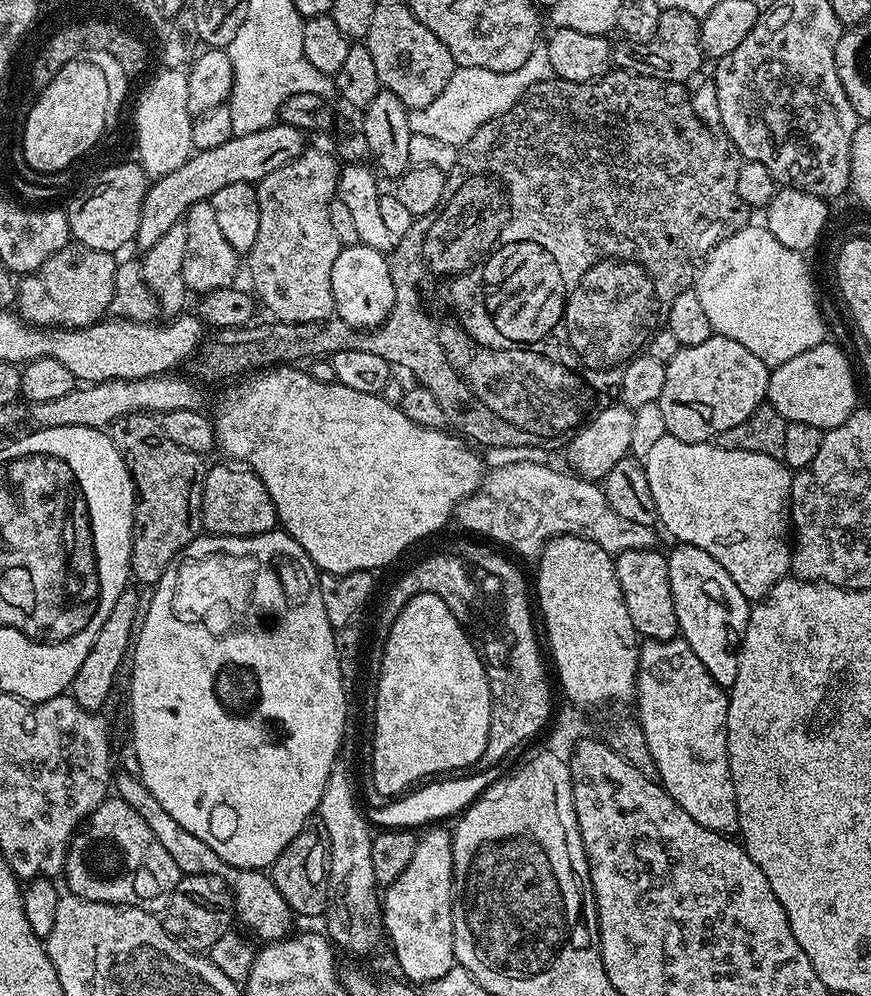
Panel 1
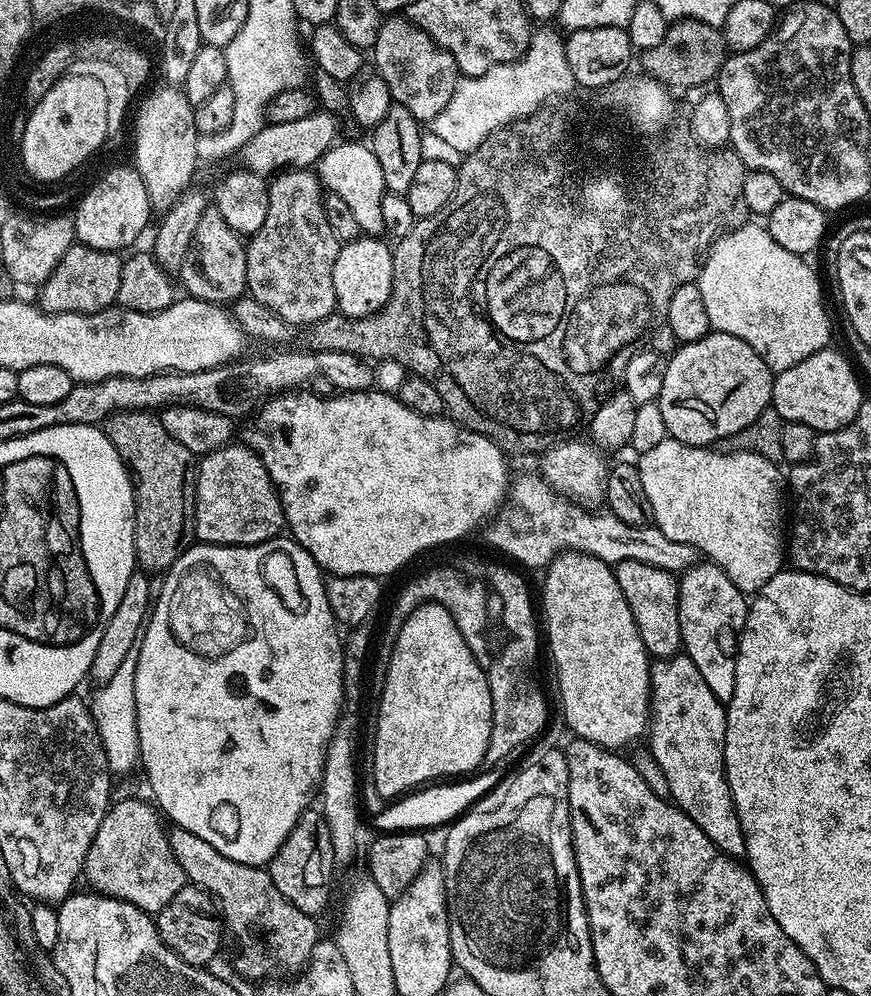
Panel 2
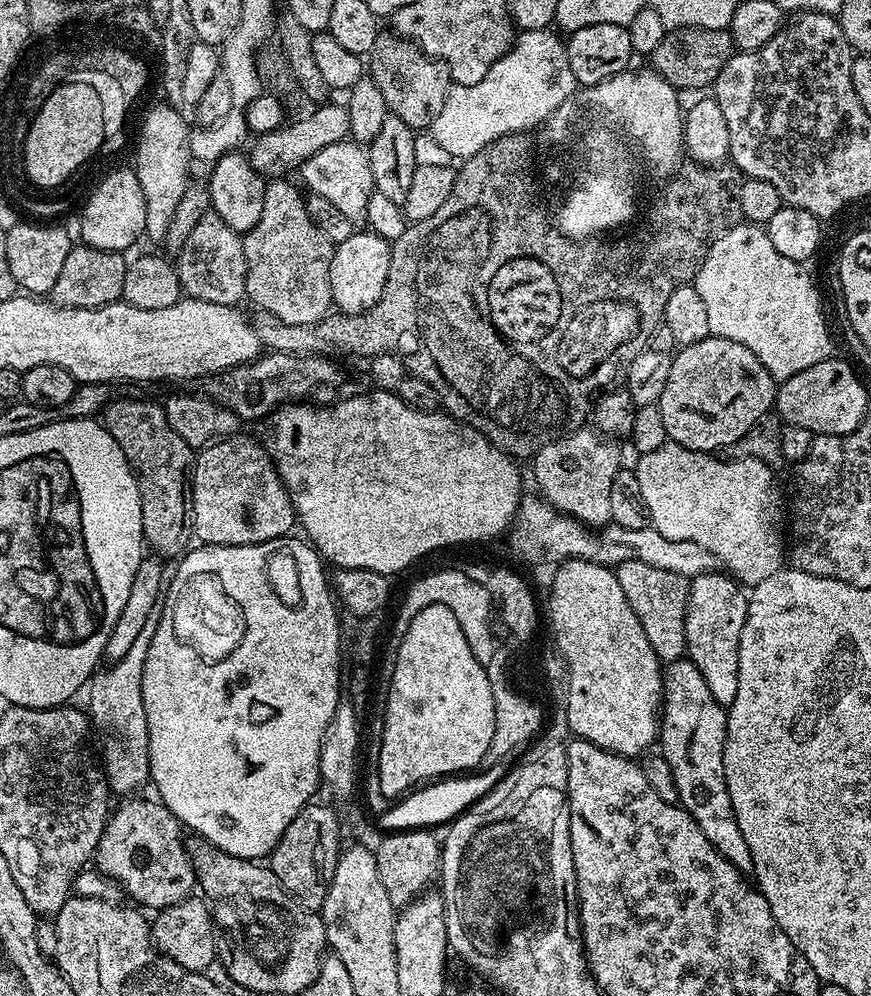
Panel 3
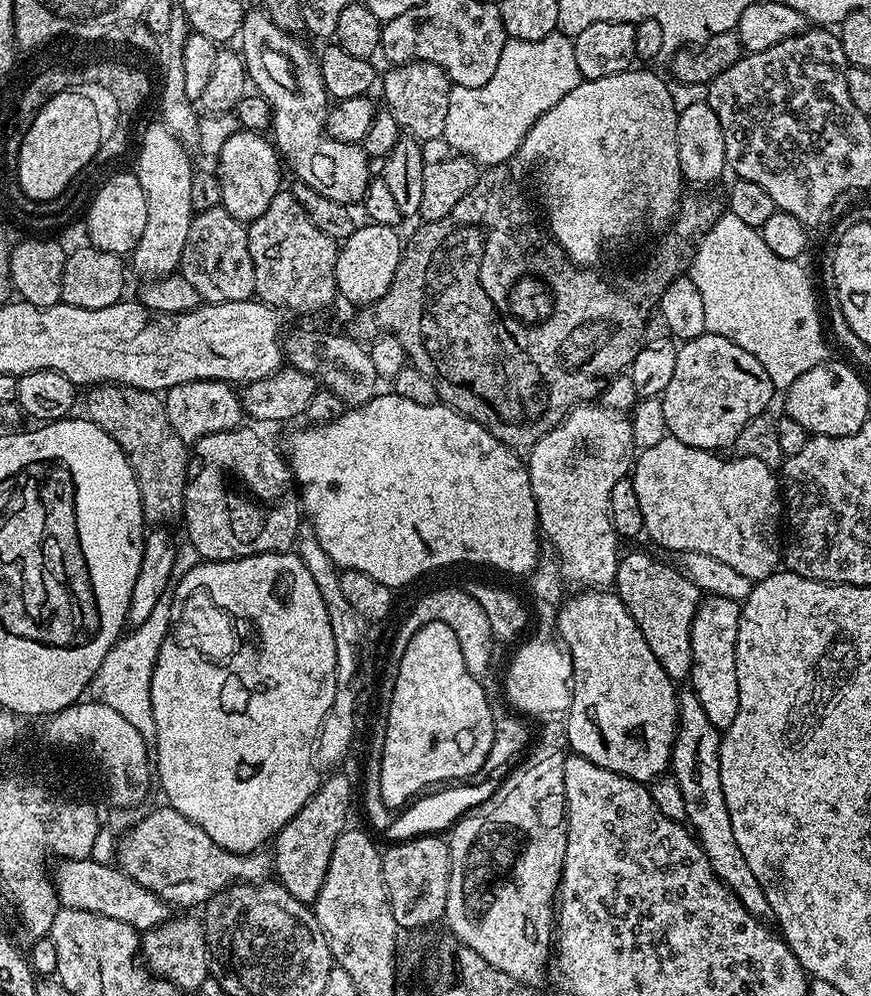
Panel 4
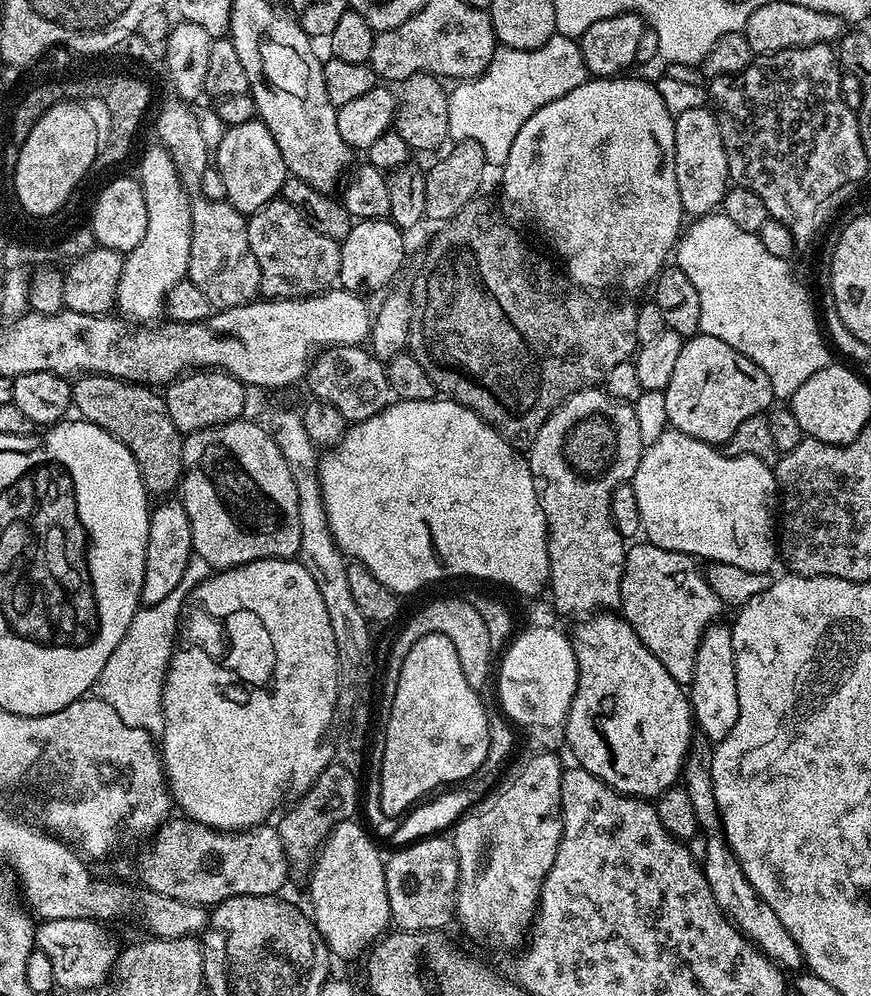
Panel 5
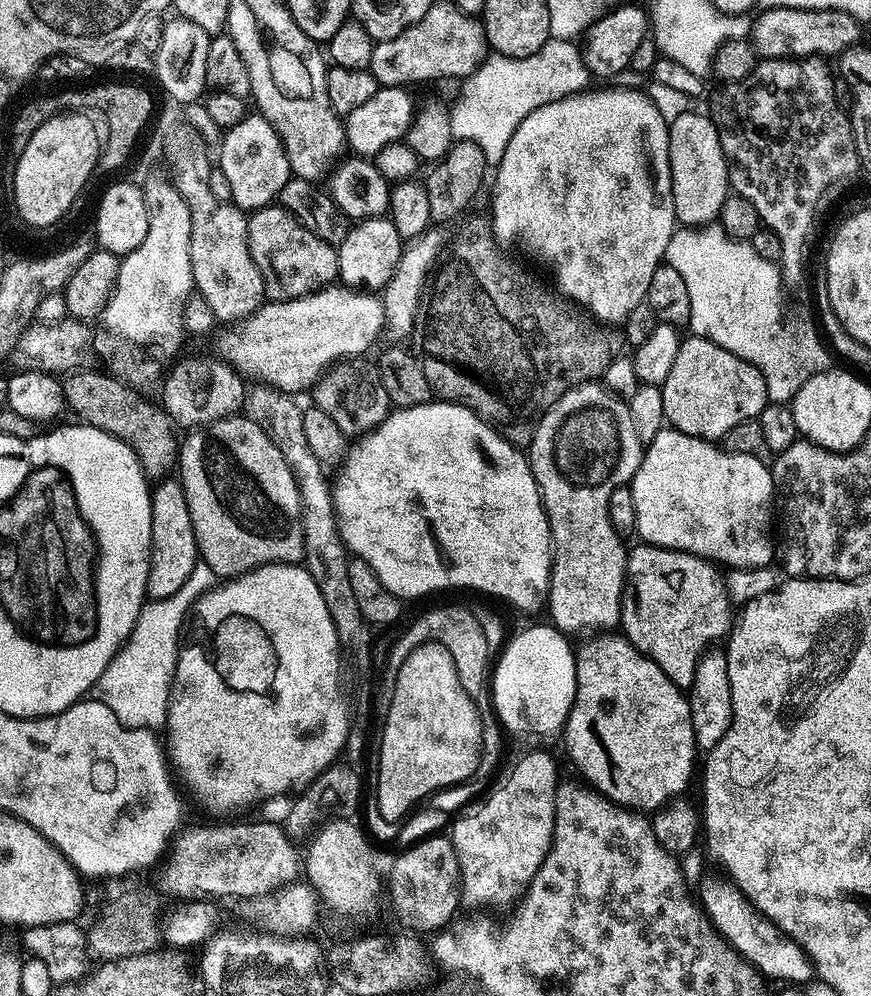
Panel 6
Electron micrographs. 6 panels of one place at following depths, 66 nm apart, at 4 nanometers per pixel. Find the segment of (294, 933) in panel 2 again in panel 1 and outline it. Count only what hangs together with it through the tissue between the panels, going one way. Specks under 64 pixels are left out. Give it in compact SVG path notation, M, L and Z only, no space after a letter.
M117 771L114 776L114 792L119 799L125 800L134 810L138 810L142 822L146 822L146 826L150 826L150 830L154 830L154 838L158 838L158 842L162 842L162 847L170 854L170 858L174 858L174 862L182 874L219 876L223 879L228 891L232 894L235 919L239 923L241 920L260 939L260 942L282 940L293 931L294 913L282 898L282 894L278 894L272 877L267 871L255 868L234 868L222 858L218 858L218 854L214 854L214 850L210 850L210 846L206 846L206 842L202 842L202 838L194 838L194 834L190 834L190 830L181 830L178 822L174 822L174 818L170 818L170 814L166 814L165 808L157 802L154 794L150 794L150 790L146 790L139 775L132 773L131 776L128 772L119 773Z

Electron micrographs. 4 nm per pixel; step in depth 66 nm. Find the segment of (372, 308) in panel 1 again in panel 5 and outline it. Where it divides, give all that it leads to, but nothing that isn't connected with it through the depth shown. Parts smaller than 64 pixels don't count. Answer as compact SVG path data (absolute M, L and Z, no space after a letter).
M388 218L356 220L350 234L346 234L346 238L339 241L339 287L345 292L357 294L369 294L368 292L376 292L379 288L387 289L404 264L404 236L402 229Z

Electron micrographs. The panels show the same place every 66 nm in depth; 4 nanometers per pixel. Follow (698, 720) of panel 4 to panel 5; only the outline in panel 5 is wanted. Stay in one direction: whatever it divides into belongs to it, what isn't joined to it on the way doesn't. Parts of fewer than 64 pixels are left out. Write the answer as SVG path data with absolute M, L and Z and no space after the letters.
M703 743L691 745L688 759L682 769L682 786L690 794L690 803L694 806L694 814L698 818L700 828L708 835L704 844L704 860L702 856L702 871L706 882L712 891L714 902L720 911L734 925L737 932L745 940L751 942L772 963L780 965L781 969L801 967L804 956L798 950L794 938L790 938L790 930L782 926L778 914L770 910L770 906L756 893L754 886L746 878L736 855L730 851L724 841L724 833L720 831L720 816L716 812L714 788L712 786L712 757L709 749Z

